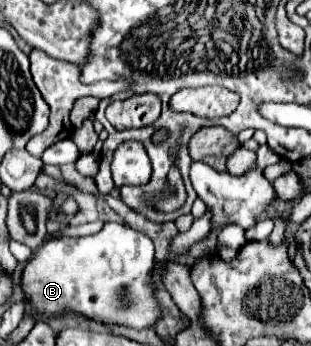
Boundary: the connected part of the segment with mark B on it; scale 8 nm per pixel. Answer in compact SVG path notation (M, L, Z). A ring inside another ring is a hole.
M106 222L98 234L84 238L56 238L38 248L36 256L26 264L22 274L22 288L28 302L46 316L60 316L64 310L100 320L106 324L126 324L132 328L152 328L160 318L160 306L154 300L154 286L150 286L150 270L154 266L152 240L130 226Z

